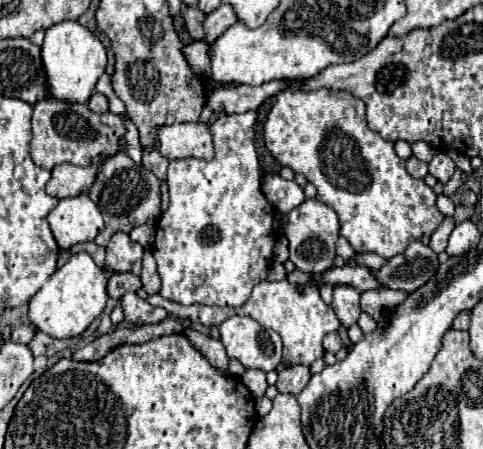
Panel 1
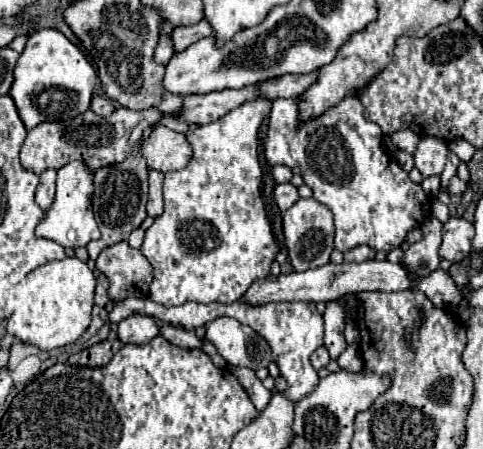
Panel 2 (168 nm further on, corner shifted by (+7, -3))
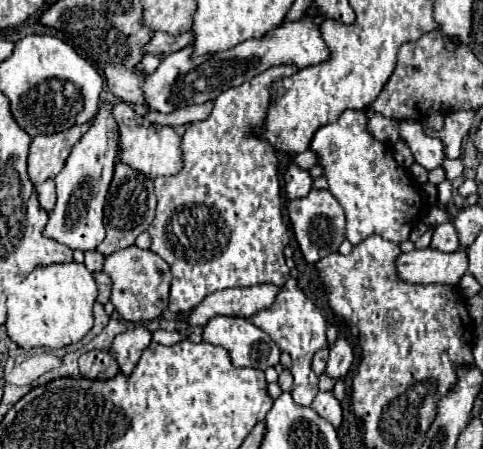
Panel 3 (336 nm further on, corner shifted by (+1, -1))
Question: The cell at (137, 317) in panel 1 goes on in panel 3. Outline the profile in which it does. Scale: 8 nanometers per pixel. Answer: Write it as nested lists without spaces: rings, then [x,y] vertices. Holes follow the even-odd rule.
[[[145,327],[129,329],[115,337],[111,353],[119,365],[119,371],[123,375],[131,373],[141,357],[141,351],[151,343],[151,333]]]

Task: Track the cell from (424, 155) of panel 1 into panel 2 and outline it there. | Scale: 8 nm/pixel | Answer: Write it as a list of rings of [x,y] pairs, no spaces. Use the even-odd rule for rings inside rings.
[[[397,131],[391,135],[393,143],[397,145],[397,149],[409,153],[409,155],[415,155],[417,151],[417,143],[419,143],[419,137],[413,133],[413,131]]]

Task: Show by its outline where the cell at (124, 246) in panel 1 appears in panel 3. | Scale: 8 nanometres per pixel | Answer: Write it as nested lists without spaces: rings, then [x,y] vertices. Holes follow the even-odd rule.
[[[137,245],[119,249],[105,257],[103,271],[111,277],[111,303],[115,305],[117,313],[125,321],[133,323],[147,323],[153,319],[163,317],[169,303],[169,287],[171,287],[171,269],[169,265],[155,253],[139,249]]]

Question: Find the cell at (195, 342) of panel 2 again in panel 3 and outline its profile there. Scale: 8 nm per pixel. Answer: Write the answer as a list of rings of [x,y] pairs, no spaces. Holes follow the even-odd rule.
[[[155,331],[153,333],[153,341],[161,343],[161,345],[175,345],[175,343],[179,343],[183,339],[187,339],[187,337],[183,333],[179,333],[179,331]]]

